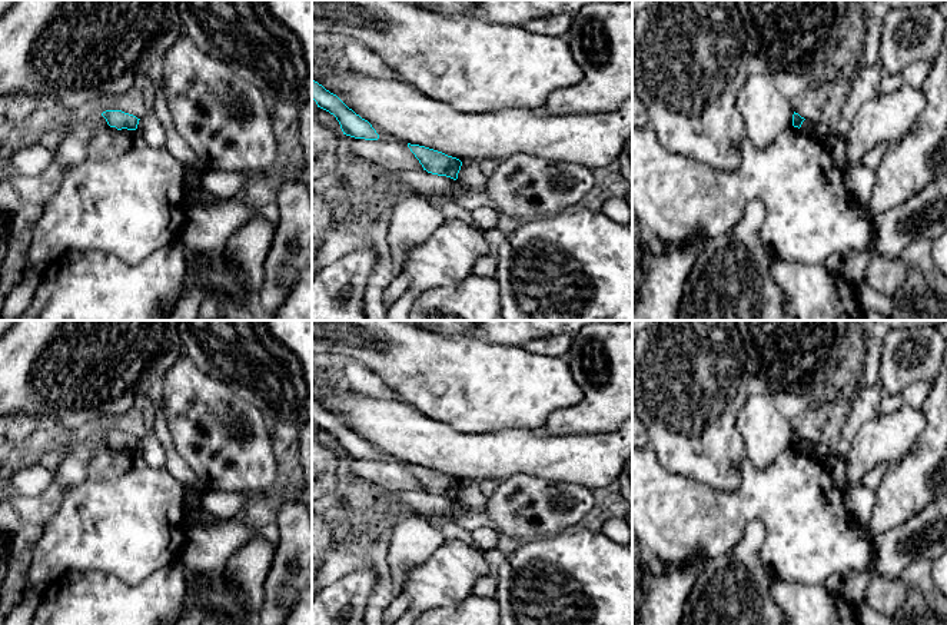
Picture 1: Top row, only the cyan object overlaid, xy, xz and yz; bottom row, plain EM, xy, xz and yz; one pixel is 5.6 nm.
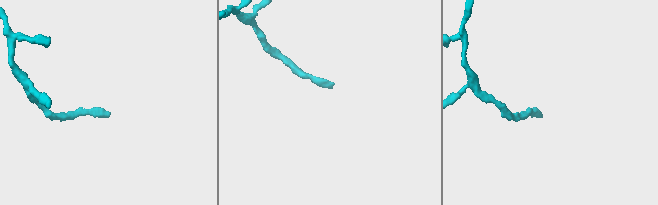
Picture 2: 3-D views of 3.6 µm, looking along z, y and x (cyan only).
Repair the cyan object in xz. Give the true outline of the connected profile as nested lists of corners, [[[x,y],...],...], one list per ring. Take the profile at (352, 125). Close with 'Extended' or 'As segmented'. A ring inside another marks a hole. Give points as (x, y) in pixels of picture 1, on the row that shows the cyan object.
[[[312,80],[312,99],[316,102],[318,107],[336,117],[343,134],[365,140],[379,139],[379,134],[368,120],[356,114],[336,94],[330,93],[315,80]]]. As segmented

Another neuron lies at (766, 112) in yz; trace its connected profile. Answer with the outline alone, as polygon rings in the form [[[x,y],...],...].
[[[748,50],[744,56],[747,80],[737,99],[745,139],[765,149],[782,130],[793,126],[793,103],[775,86],[764,56]]]

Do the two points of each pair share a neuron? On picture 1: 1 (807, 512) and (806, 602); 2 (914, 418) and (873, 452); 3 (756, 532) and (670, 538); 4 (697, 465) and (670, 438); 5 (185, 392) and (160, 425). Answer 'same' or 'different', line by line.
1: different
2: same
3: different
4: same
5: different

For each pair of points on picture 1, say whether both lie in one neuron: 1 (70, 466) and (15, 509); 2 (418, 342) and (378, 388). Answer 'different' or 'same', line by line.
1: same
2: different

